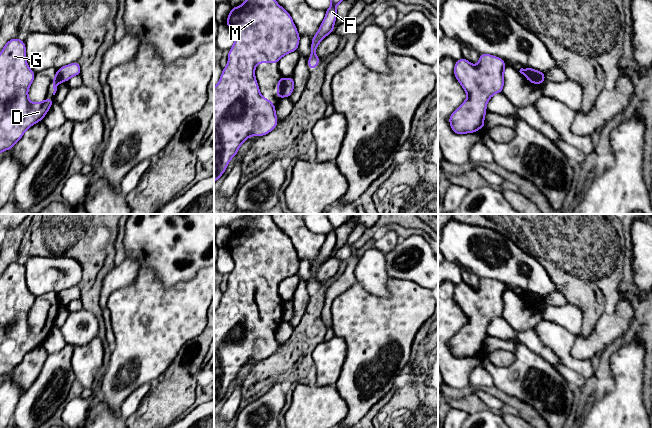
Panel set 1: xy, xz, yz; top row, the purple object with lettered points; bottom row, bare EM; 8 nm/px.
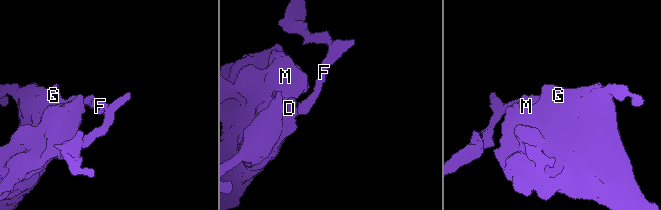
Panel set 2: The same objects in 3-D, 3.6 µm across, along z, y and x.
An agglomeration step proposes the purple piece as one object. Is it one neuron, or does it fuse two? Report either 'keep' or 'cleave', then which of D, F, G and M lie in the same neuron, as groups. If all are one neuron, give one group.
cleave; groups D G M / F

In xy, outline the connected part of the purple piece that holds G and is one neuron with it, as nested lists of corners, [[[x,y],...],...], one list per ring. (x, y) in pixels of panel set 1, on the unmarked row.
[[[18,262],[9,264],[0,277],[0,377],[12,373],[28,352],[42,345],[54,326],[49,321],[37,327],[29,324],[28,313],[34,301],[35,297],[26,285],[24,265]]]

